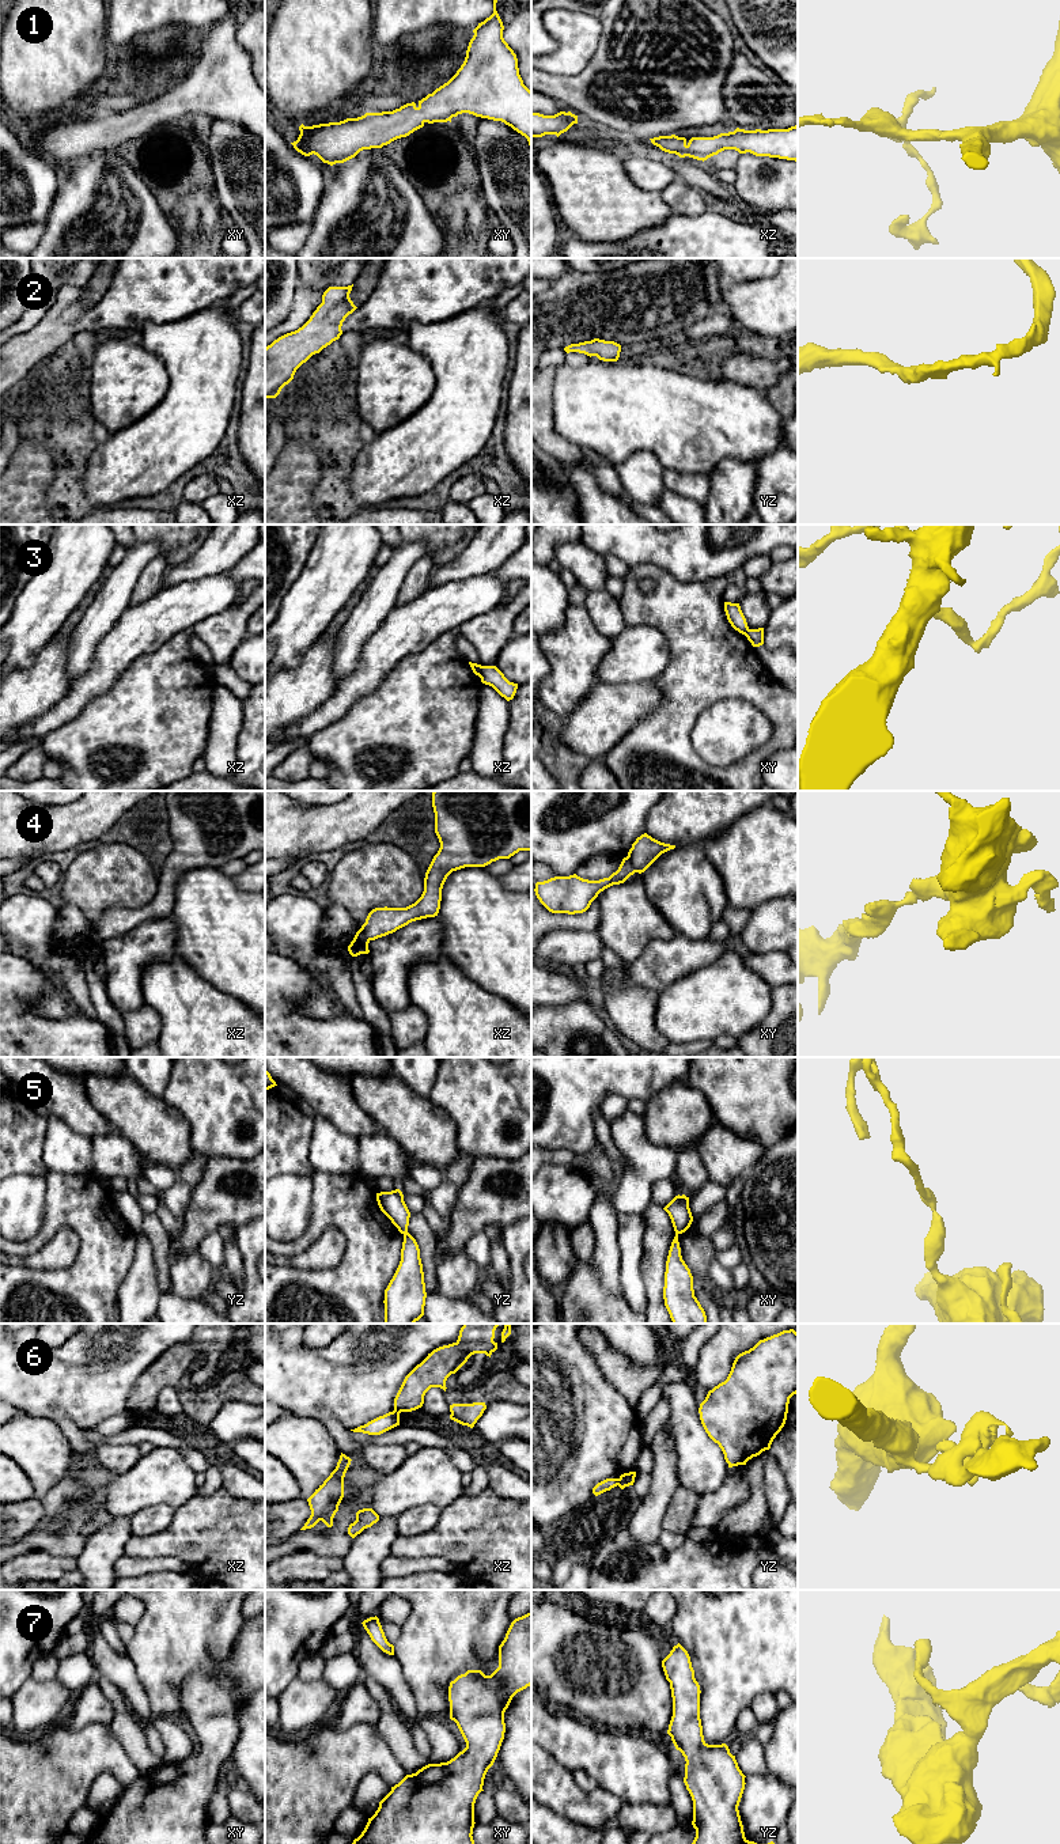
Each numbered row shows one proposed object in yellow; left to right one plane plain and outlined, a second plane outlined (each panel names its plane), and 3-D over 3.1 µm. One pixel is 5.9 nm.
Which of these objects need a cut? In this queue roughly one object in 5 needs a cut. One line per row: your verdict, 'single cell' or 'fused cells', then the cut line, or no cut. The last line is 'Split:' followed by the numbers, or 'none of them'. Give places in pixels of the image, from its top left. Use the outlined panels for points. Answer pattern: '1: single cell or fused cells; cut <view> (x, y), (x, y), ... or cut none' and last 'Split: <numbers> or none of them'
1: single cell; cut none
2: single cell; cut none
3: fused cells; cut xy (749, 629), (744, 633)
4: fused cells; cut xy (627, 856), (636, 871)
5: fused cells; cut yz (408, 1233), (404, 1234)
6: fused cells; cut yz (619, 1479), (616, 1484)
7: single cell; cut none
Split: 3, 4, 5, 6

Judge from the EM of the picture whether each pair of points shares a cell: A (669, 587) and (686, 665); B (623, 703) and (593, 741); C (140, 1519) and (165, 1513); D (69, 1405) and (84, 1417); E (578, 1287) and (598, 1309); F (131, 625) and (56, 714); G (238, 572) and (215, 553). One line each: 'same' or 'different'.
A: same
B: same
C: same
D: same
E: same
F: same
G: different

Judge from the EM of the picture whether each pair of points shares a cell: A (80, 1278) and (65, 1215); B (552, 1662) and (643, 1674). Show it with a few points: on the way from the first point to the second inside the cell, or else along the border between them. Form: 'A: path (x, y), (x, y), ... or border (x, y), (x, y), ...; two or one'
A: path (87, 1261), (87, 1234), (82, 1229); one
B: path (575, 1662), (604, 1674), (620, 1674); one

